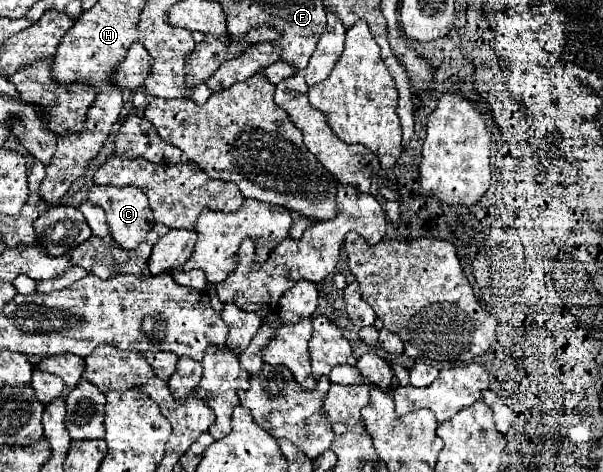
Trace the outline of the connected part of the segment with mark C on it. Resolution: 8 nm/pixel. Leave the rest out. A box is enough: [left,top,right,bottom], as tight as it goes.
[89,185,155,249]

